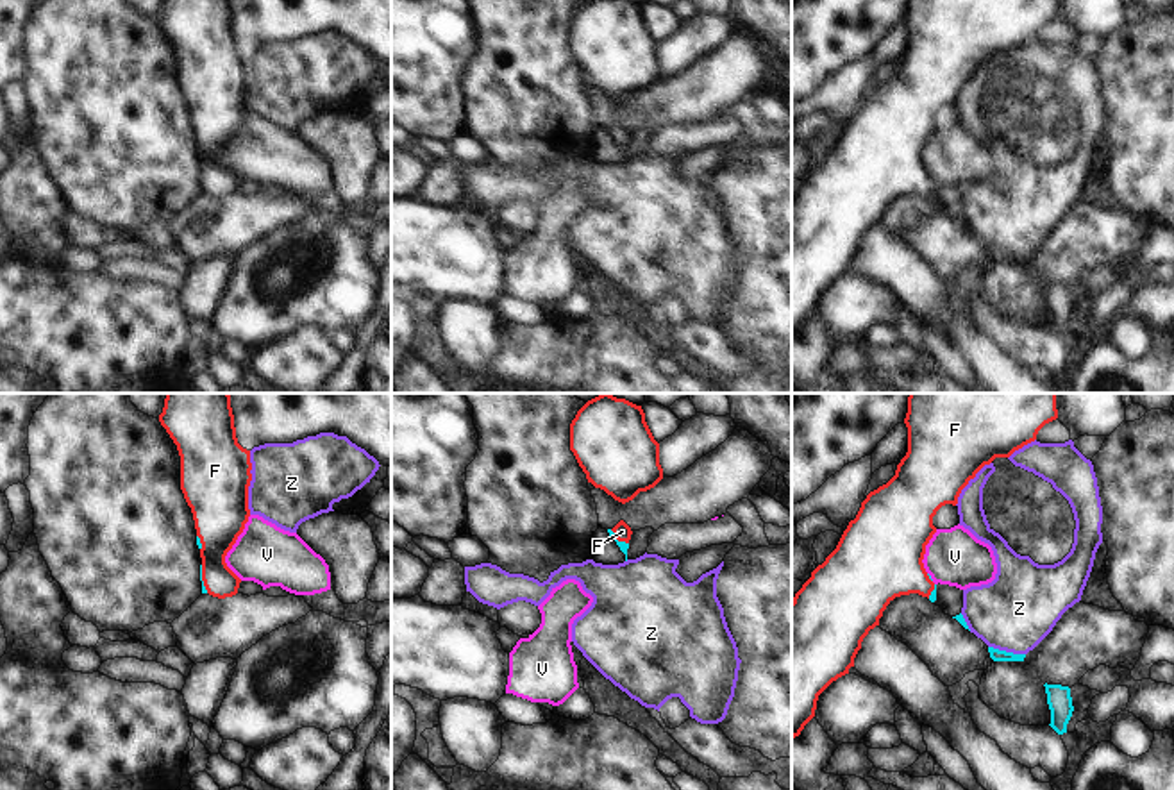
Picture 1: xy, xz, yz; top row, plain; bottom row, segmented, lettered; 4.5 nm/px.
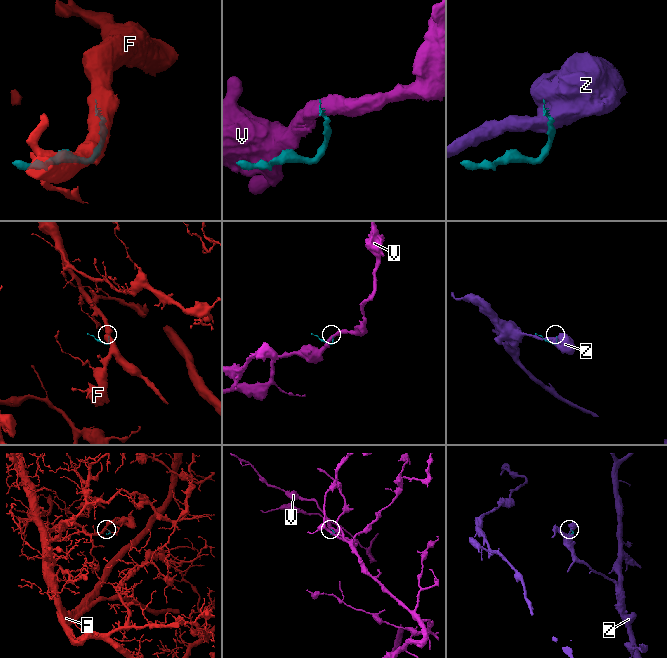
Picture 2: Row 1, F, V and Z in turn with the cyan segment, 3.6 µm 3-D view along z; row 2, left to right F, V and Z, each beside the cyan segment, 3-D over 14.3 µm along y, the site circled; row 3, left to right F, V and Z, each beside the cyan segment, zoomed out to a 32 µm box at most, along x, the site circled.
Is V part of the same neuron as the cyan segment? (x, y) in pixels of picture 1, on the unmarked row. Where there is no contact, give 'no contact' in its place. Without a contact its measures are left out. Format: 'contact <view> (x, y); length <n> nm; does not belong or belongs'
contact yz (930, 176); length 50 nm; does not belong

